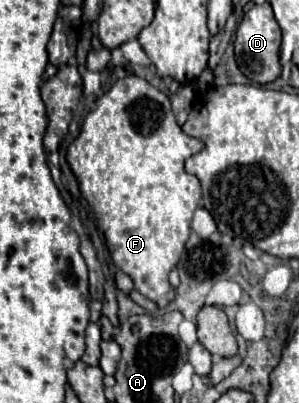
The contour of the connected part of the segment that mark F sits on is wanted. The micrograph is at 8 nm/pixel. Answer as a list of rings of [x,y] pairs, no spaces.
[[[140,76],[118,80],[98,98],[96,108],[84,118],[78,138],[66,150],[66,160],[78,180],[82,196],[96,214],[114,264],[132,278],[140,294],[154,300],[160,308],[168,306],[176,296],[174,288],[168,284],[168,272],[178,264],[190,236],[192,214],[200,202],[200,182],[194,174],[184,170],[184,162],[200,150],[204,150],[204,142],[182,132],[172,114],[168,96]]]

